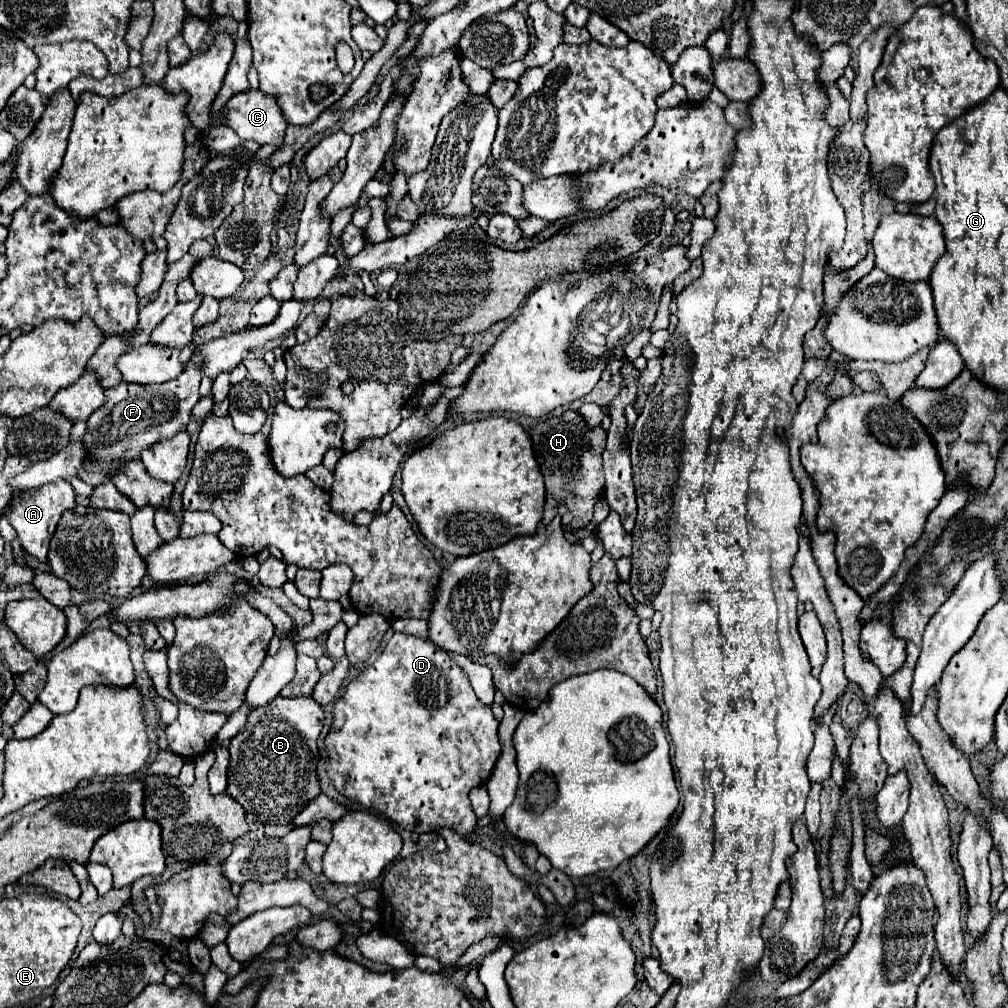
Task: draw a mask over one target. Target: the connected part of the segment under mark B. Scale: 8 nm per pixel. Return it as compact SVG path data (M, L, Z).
M277 696L267 706L259 706L255 712L249 712L245 726L237 732L235 738L229 740L231 750L231 770L229 770L229 786L227 792L233 800L237 800L247 812L253 812L261 818L263 824L289 824L303 806L319 794L317 782L317 738L323 728L323 708L311 696L283 698Z

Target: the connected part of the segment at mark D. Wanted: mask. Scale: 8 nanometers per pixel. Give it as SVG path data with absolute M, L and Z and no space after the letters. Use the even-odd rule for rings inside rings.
M395 632L391 636L389 644L385 646L383 654L347 684L343 696L333 706L333 726L331 726L331 732L325 738L325 750L329 754L327 776L331 778L333 788L341 796L345 796L351 802L361 804L363 808L377 810L379 814L389 818L393 824L397 824L397 826L401 826L405 830L421 834L421 832L435 832L435 830L439 830L443 826L449 826L457 834L469 836L477 828L477 816L475 816L475 812L471 808L471 802L469 802L467 794L469 794L471 788L483 786L489 780L489 776L491 776L491 770L493 770L493 766L495 766L495 762L497 762L497 758L501 754L497 728L499 728L499 724L493 718L491 708L481 704L481 700L475 696L475 692L471 688L471 682L469 682L467 674L441 648L437 648L433 642L423 640L419 636L407 636L407 634L397 634Z

